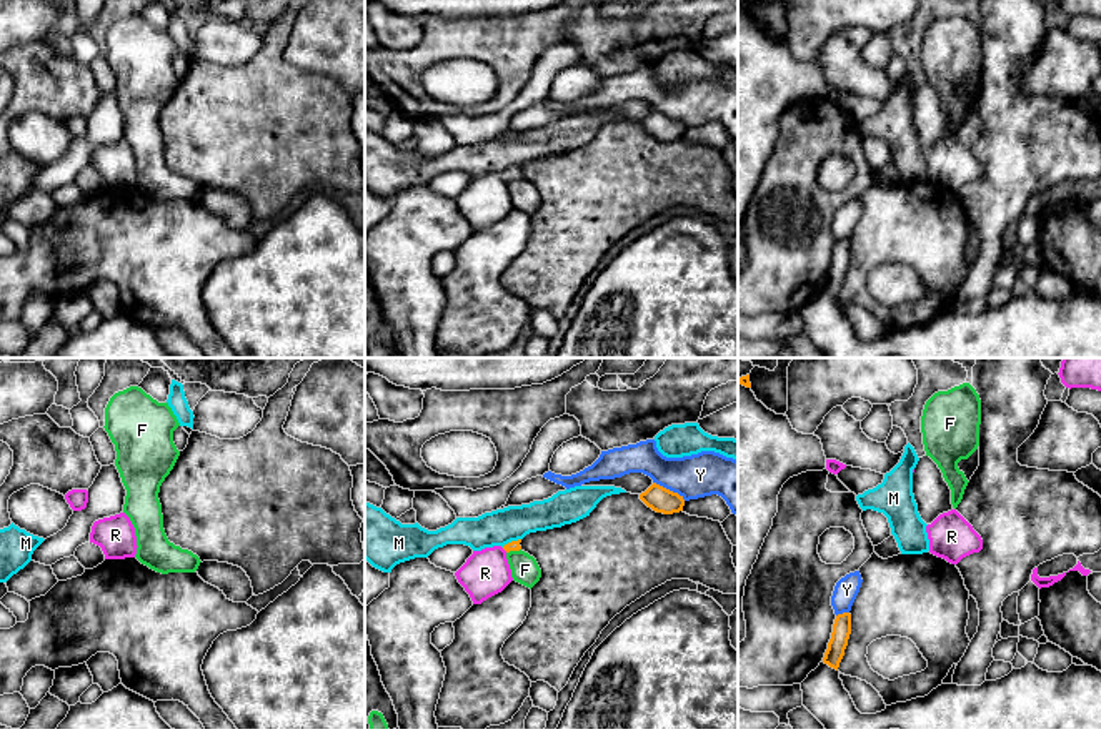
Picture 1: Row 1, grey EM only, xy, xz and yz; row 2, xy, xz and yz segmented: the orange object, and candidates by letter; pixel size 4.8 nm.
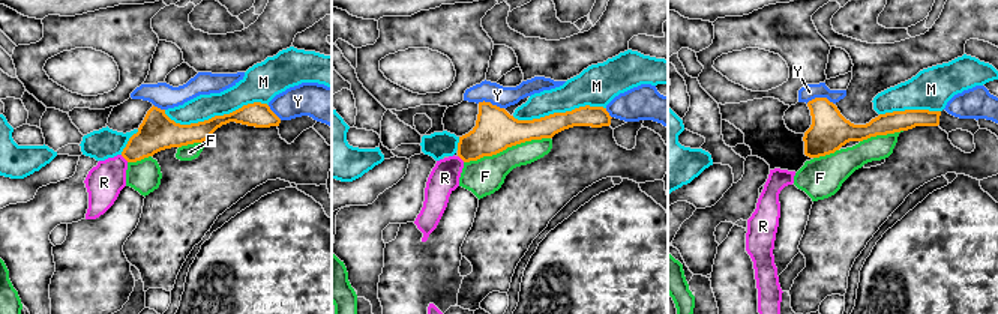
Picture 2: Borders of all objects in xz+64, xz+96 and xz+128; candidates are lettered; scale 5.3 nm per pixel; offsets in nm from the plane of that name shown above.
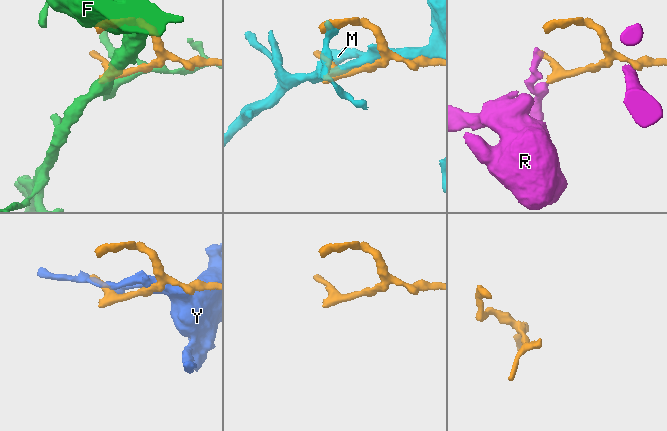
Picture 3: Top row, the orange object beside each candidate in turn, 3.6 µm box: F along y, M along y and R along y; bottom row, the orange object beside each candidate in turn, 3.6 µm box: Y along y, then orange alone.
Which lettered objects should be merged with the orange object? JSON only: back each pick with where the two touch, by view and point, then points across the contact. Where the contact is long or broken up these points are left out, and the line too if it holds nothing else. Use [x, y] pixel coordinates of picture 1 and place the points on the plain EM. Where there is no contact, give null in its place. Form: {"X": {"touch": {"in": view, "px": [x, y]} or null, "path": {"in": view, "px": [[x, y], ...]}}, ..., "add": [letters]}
{"add": []}

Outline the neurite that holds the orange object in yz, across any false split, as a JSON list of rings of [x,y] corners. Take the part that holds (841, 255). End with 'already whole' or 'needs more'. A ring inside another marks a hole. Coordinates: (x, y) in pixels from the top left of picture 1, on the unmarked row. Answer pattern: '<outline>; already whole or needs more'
[[[849,240],[838,241],[833,251],[828,276],[823,285],[825,291],[838,298],[839,290],[844,283],[844,276],[848,273],[849,261],[851,261],[851,241]]]; already whole

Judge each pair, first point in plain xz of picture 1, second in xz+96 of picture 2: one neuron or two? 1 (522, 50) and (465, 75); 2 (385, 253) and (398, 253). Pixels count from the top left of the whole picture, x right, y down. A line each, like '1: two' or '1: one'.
1: one
2: two

